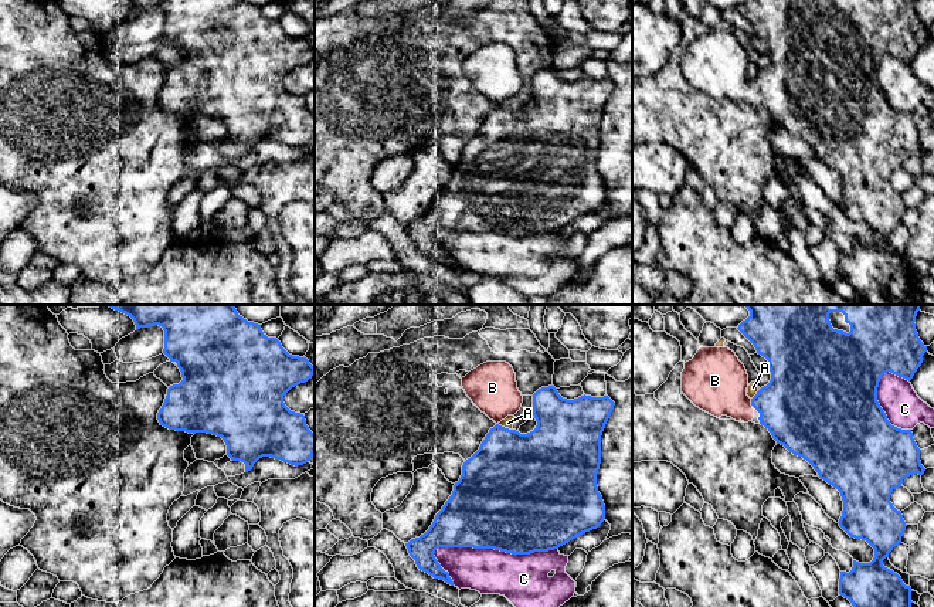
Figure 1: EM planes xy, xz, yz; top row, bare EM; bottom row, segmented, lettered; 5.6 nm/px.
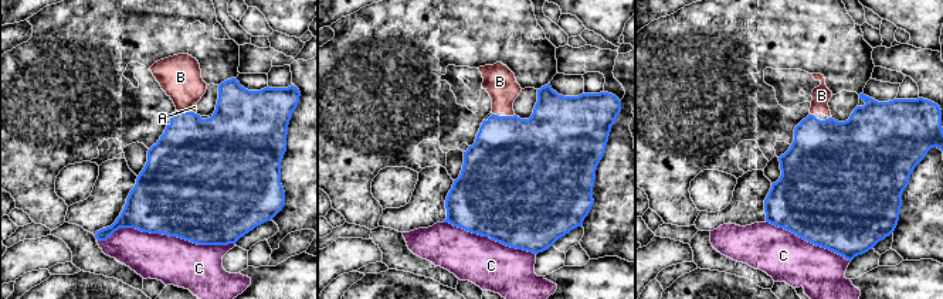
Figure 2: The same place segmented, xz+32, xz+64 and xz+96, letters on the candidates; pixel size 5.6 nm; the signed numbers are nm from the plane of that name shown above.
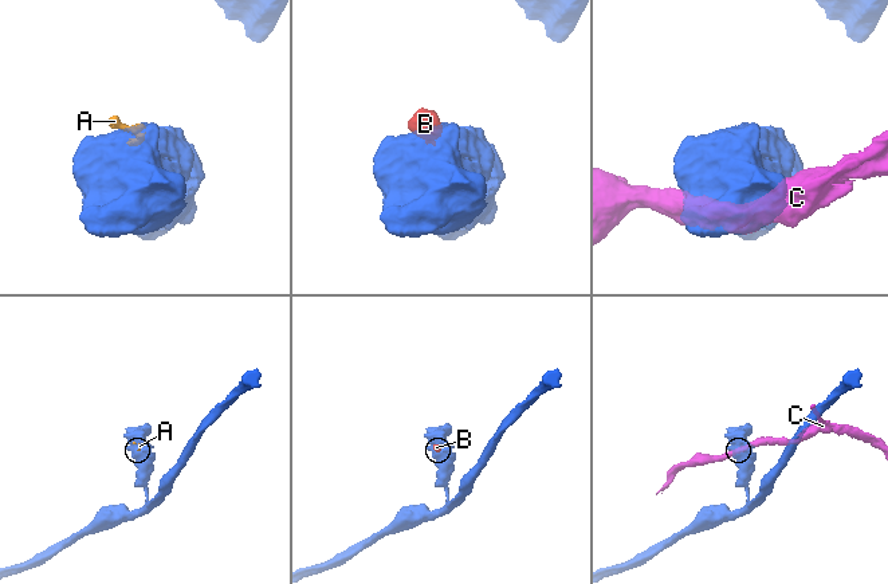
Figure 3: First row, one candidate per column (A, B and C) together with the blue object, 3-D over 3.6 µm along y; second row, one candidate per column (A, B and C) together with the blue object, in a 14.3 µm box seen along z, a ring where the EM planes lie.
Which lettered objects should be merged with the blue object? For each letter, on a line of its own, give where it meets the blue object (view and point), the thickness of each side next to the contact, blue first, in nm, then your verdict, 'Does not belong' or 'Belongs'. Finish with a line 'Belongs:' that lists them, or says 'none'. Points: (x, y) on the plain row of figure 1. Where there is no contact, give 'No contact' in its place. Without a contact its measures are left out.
A: Touches blue at xz (503, 109). Thickness 440 nm (blue) against 60 nm. Does not belong
B: Touches blue at yz (751, 85). Thickness 400 nm (blue) against 360 nm. Belongs
C: Touches blue at xz (493, 230). Thickness 500 nm (blue) against 280 nm. Does not belong
Belongs: B

